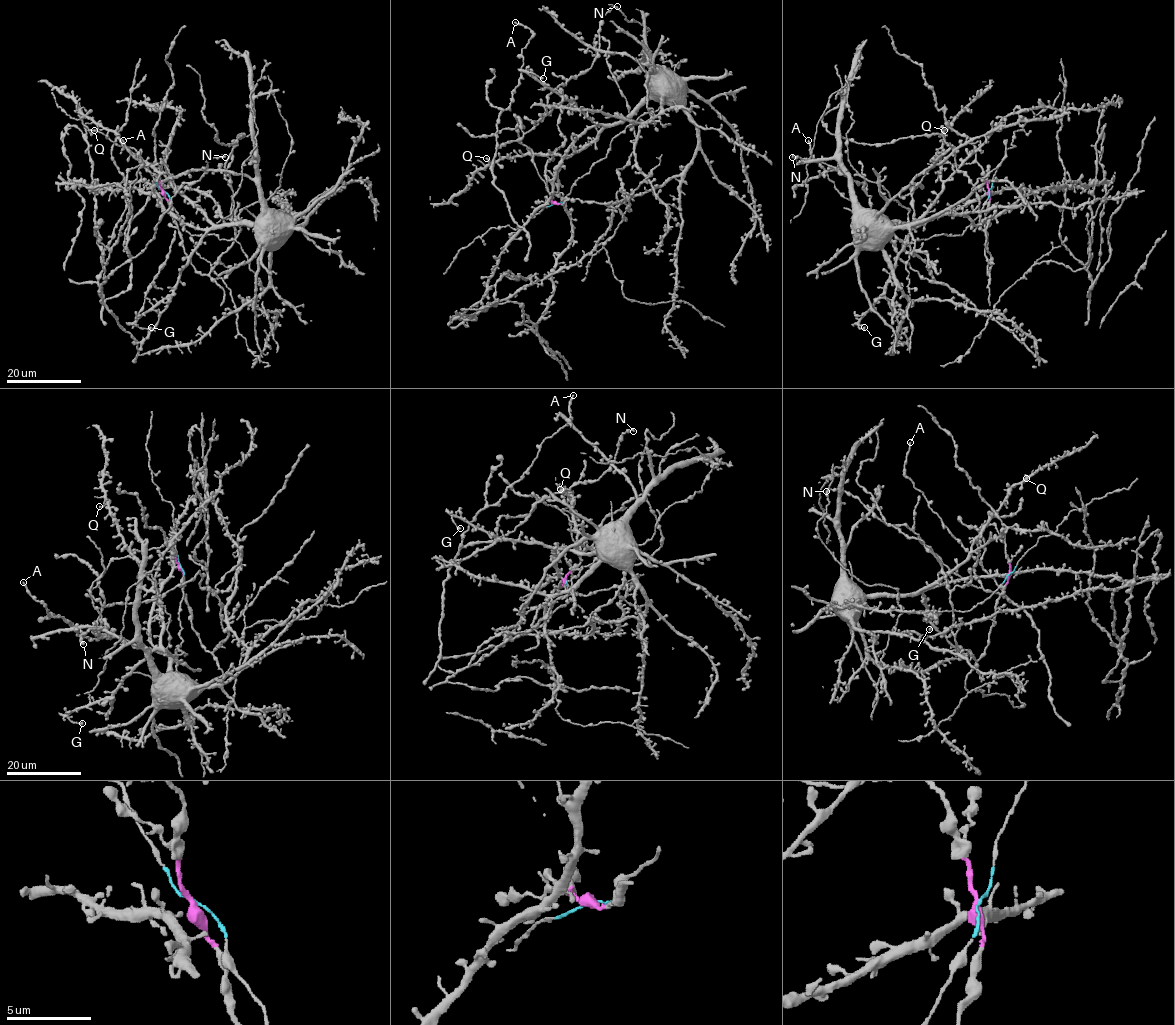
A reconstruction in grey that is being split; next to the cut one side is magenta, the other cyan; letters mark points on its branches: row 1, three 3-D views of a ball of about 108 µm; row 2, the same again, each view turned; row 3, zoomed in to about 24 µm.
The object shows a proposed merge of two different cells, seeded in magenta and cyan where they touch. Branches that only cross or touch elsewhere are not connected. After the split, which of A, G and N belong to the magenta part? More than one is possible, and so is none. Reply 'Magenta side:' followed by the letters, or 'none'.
Magenta side: A, N

